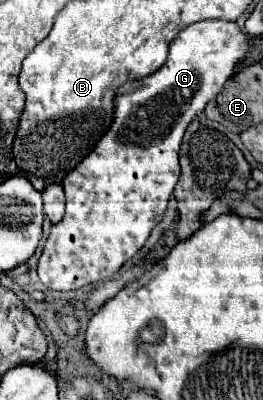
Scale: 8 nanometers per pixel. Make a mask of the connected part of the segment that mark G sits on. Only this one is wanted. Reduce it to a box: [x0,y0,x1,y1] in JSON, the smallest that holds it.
[37,20,247,292]

